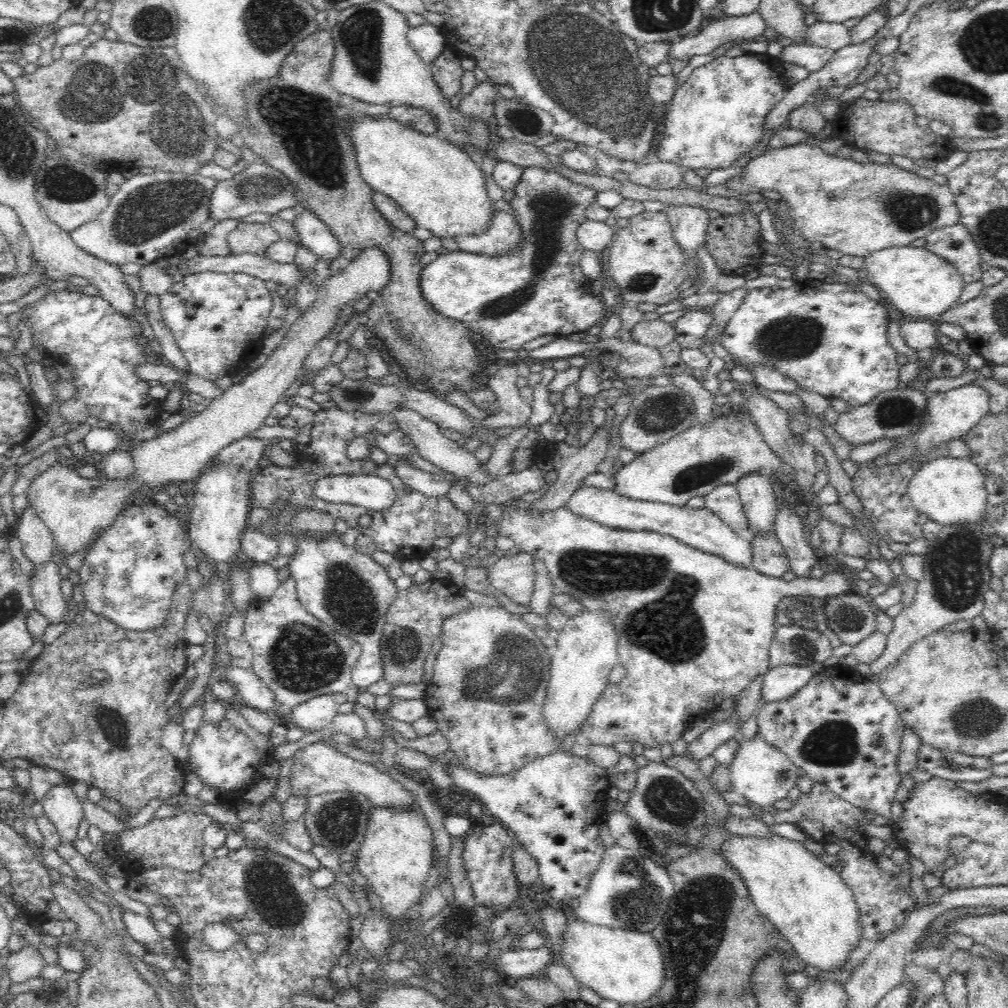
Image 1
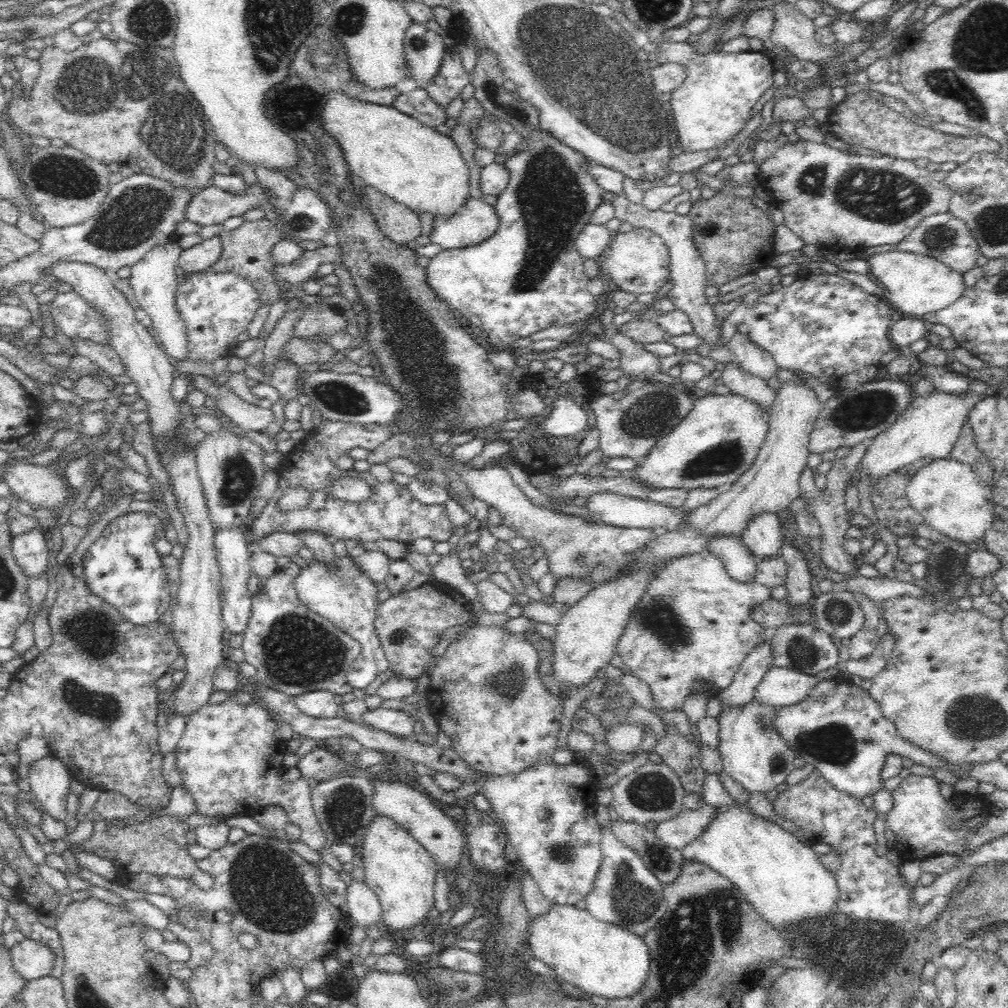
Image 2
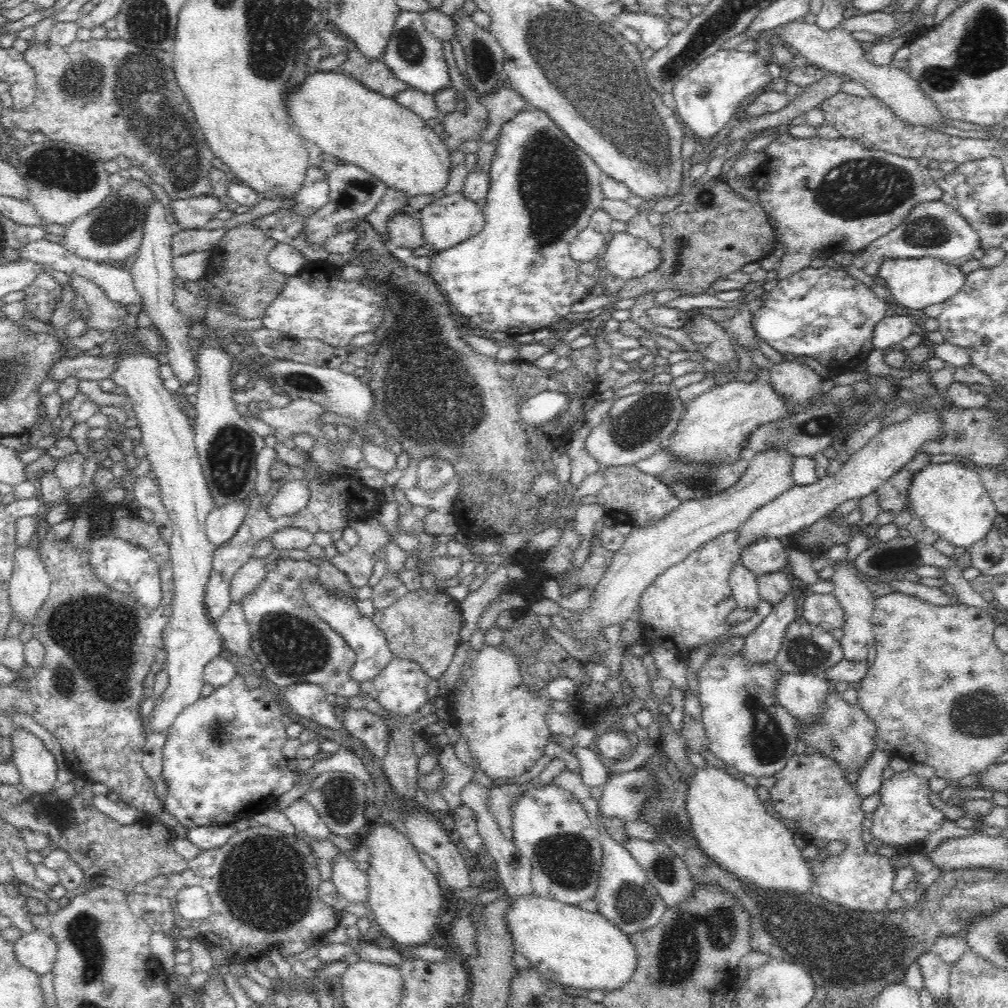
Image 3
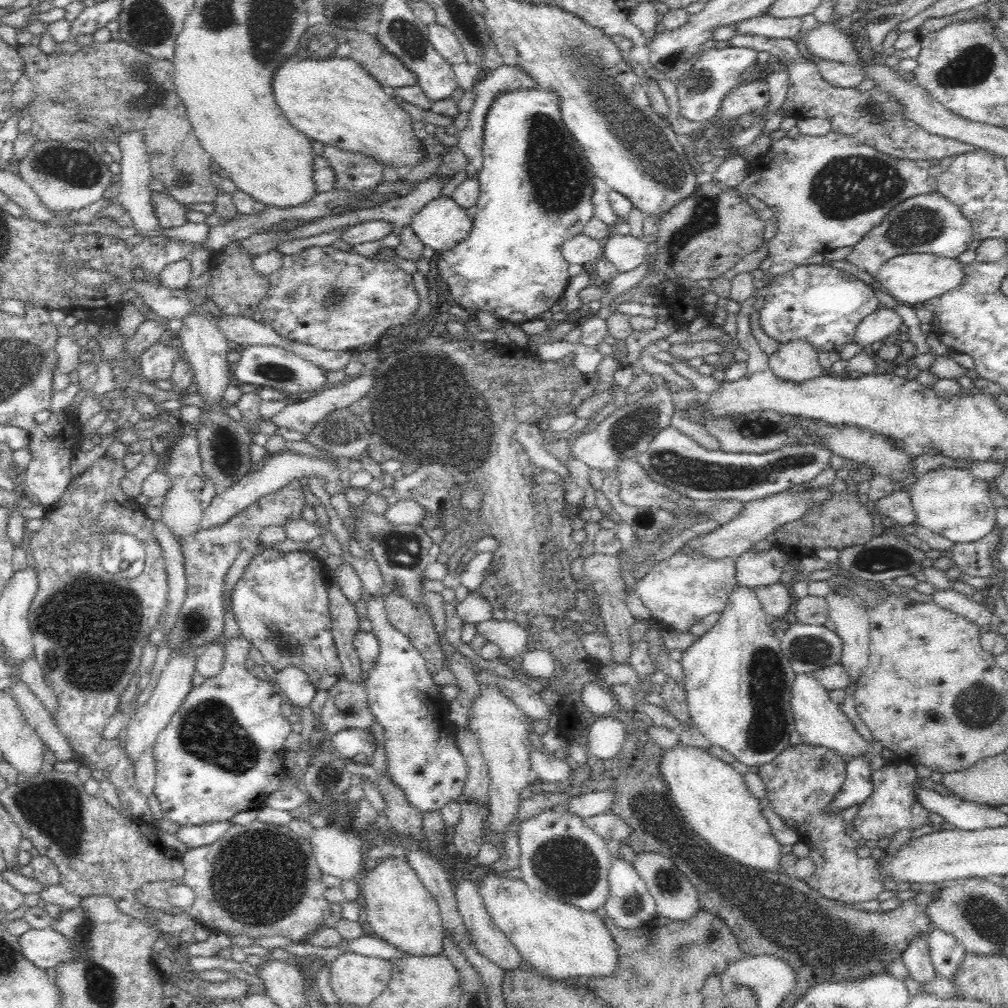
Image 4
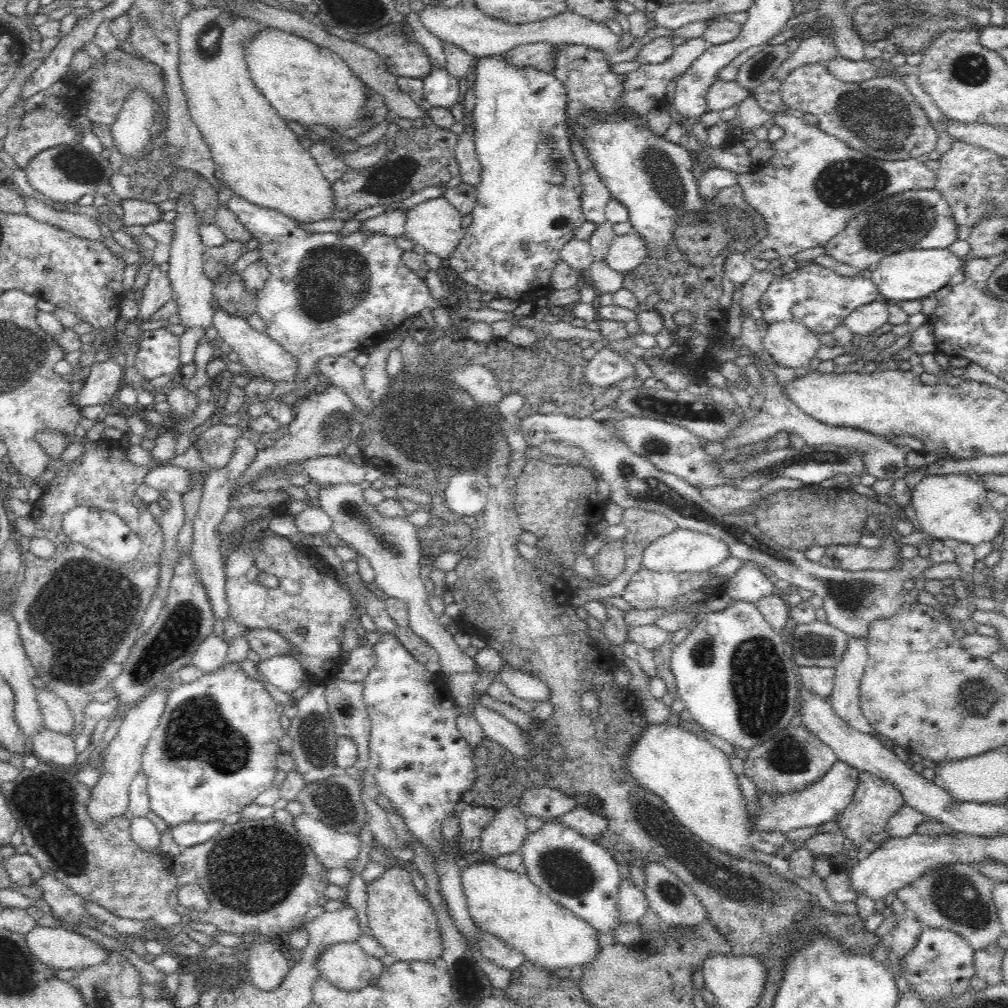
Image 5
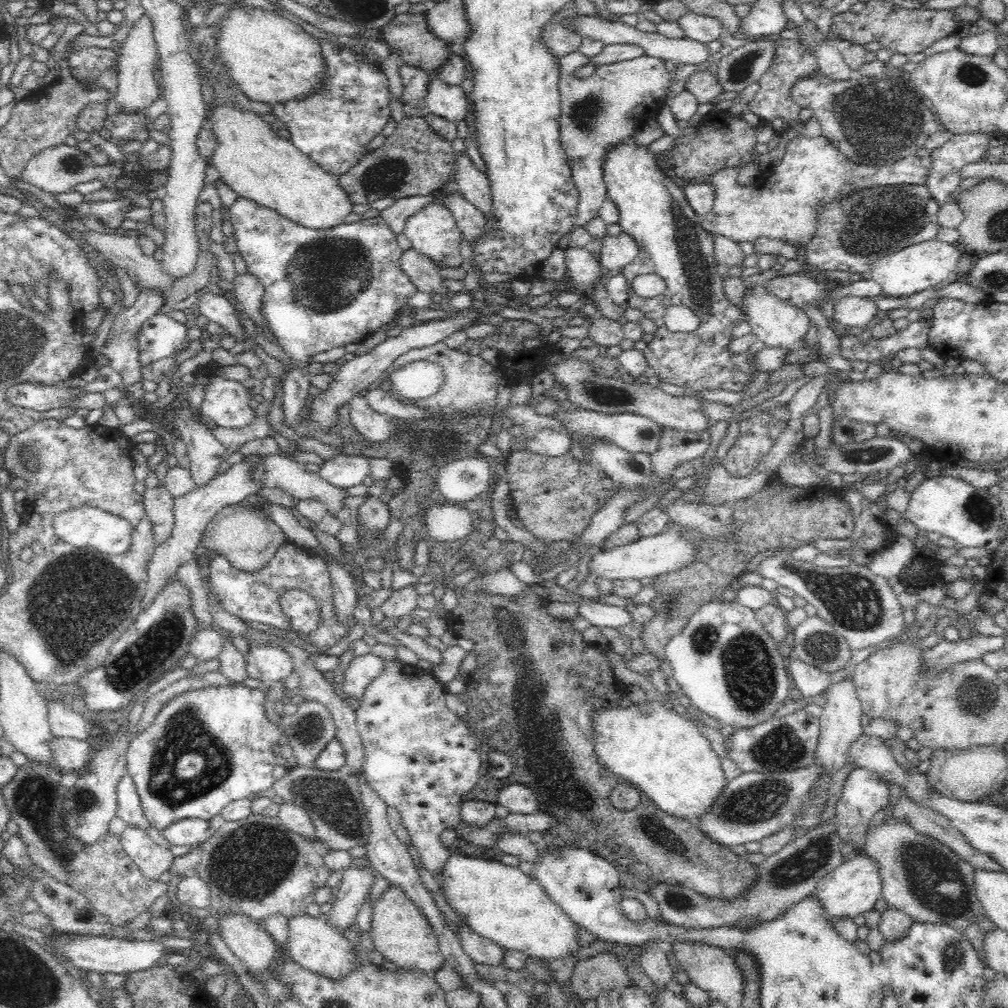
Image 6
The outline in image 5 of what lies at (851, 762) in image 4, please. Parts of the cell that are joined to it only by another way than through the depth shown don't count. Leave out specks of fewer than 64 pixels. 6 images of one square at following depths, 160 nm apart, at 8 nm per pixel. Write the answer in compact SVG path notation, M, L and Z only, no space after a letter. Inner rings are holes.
M838 761L823 779L804 790L775 797L759 792L759 809L752 812L751 824L755 826L755 830L779 830L787 833L804 826L820 826L836 818L852 802L856 789L859 788L860 773L852 765Z

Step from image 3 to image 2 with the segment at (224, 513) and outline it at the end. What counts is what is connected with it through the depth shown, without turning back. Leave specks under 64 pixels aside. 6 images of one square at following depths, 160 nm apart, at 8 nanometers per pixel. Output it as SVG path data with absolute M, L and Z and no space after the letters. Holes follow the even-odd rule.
M220 529L214 537L217 561L221 572L222 625L230 633L242 634L246 630L252 606L252 595L249 580L253 572L251 552L247 531L239 529Z

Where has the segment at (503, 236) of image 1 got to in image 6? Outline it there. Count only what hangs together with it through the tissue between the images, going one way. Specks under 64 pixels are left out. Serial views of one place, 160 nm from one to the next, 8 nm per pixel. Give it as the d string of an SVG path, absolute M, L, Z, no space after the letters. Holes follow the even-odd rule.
M433 200L410 217L406 221L403 234L412 242L412 249L430 258L436 267L461 268L464 260L458 249L461 232L458 230L452 212L440 200Z

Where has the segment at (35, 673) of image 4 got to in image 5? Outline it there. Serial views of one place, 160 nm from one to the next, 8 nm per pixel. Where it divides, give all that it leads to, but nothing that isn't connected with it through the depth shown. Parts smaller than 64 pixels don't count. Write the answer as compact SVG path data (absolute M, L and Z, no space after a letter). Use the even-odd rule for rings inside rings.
M35 687L35 693L42 711L43 725L50 730L69 735L72 730L72 713L66 701L48 688Z

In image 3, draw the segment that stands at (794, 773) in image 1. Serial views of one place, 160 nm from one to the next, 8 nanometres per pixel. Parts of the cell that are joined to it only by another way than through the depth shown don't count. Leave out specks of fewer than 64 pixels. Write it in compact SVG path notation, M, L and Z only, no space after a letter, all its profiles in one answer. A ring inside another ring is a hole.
M736 654L732 658L728 656L726 660L714 656L712 660L705 662L700 670L698 686L702 704L701 722L705 728L706 737L710 741L710 751L726 766L736 768L742 776L745 774L758 779L764 776L775 776L788 764L790 759L796 756L799 738L797 738L794 716L778 704L776 691L774 691L777 680L782 674L783 671L776 663L749 668L741 654Z

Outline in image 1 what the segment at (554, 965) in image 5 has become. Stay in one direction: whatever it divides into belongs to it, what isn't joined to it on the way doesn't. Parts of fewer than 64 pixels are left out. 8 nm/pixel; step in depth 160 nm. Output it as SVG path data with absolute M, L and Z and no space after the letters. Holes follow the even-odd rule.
M569 913L567 931L563 937L565 947L558 952L561 962L570 968L578 982L592 988L603 999L614 1000L621 1006L640 1004L653 999L661 991L666 980L665 962L660 943L652 933L601 927L582 922Z

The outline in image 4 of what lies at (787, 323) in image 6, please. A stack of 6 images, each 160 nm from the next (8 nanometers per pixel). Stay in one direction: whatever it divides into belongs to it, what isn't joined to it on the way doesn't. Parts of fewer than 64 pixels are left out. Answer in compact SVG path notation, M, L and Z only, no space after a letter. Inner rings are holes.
M789 341L782 343L779 350L769 355L769 367L774 376L788 383L803 383L824 375L823 369L818 364L818 352L806 341Z

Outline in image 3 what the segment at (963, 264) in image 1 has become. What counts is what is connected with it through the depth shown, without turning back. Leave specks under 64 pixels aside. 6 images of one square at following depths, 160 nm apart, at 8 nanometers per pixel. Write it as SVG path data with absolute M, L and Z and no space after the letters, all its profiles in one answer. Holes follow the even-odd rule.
M943 201L920 204L907 216L907 220L886 236L879 237L866 247L860 256L854 257L852 265L862 272L876 277L880 266L889 259L920 259L925 257L942 260L945 264L961 268L972 260L979 248L979 236L968 221L949 208Z

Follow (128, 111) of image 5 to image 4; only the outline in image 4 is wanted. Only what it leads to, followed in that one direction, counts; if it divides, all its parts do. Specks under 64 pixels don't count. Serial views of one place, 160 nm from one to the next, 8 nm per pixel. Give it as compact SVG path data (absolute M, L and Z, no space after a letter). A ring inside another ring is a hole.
M138 132L124 134L120 140L120 151L122 151L122 172L119 175L121 177L121 189L116 202L128 211L136 234L140 234L144 239L164 236L165 228L160 224L156 209L154 209L154 201L152 201L151 181L153 180L153 173L143 137Z

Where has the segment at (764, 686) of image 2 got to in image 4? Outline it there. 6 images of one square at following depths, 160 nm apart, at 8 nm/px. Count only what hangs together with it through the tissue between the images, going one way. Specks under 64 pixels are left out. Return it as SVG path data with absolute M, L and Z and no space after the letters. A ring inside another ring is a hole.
M812 674L796 676L790 696L788 696L788 703L793 714L795 730L800 735L803 744L832 750L846 756L847 759L866 757L867 752L871 750L866 740L856 730L855 725L844 714L840 704L830 699L828 692Z

